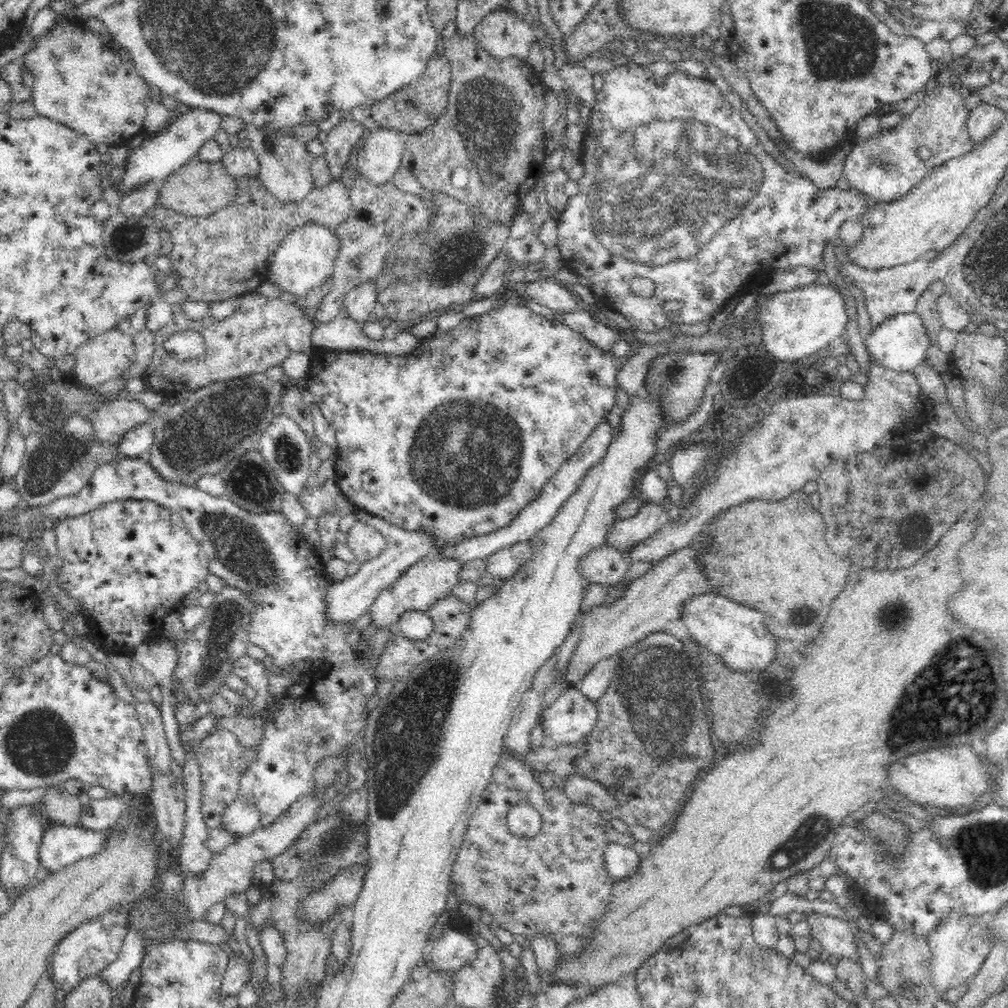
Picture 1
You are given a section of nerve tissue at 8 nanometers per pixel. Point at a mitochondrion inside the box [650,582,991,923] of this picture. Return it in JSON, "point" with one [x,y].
{"point":[937,704]}

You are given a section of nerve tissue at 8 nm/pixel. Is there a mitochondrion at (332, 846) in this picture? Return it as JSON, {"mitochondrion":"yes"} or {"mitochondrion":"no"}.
{"mitochondrion":"yes"}

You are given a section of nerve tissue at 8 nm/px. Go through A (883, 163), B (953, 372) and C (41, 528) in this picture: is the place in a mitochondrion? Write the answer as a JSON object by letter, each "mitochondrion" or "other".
{"A":"mitochondrion","B":"other","C":"other"}

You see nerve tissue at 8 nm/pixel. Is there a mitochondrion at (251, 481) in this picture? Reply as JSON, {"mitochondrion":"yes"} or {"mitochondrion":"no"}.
{"mitochondrion":"yes"}

